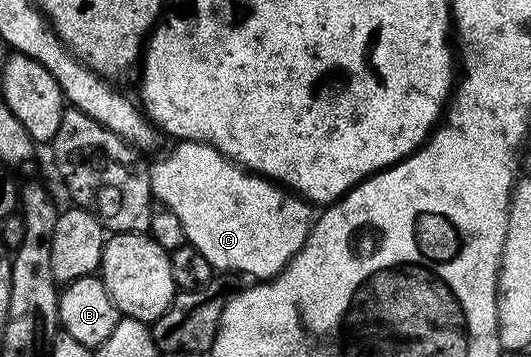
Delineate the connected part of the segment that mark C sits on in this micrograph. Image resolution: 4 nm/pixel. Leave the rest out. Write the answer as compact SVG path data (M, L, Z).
M185 140L175 145L166 158L149 165L149 193L153 193L167 211L178 216L185 239L200 250L217 271L238 270L258 280L277 276L306 244L314 221L313 207L302 197L285 190L283 185L235 164L210 144Z

